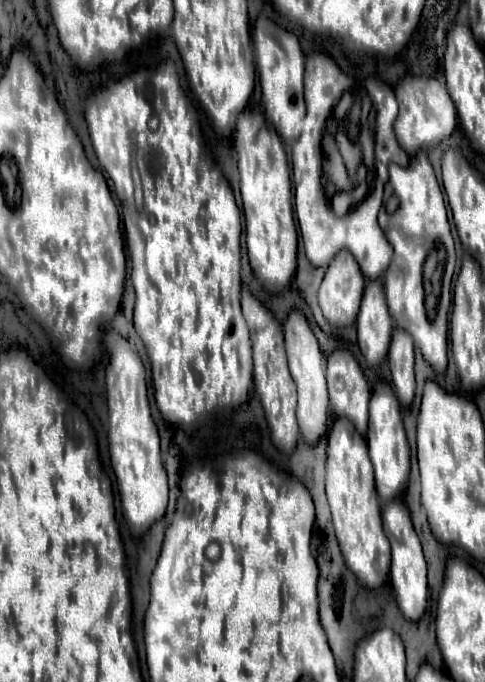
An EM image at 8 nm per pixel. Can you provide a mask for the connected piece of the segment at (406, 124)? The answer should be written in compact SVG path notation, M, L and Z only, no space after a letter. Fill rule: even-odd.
M405 77L397 89L397 103L399 103L399 119L395 119L395 135L399 145L413 157L419 151L437 147L443 139L451 137L457 127L457 111L449 93L445 91L445 83L437 79L425 77Z

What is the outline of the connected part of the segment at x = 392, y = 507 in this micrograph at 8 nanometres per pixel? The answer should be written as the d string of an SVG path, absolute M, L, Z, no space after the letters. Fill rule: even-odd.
M401 499L397 503L383 505L383 531L391 543L391 589L395 595L395 603L403 617L417 621L423 617L427 607L427 565L421 551L419 537L413 529L409 511Z

